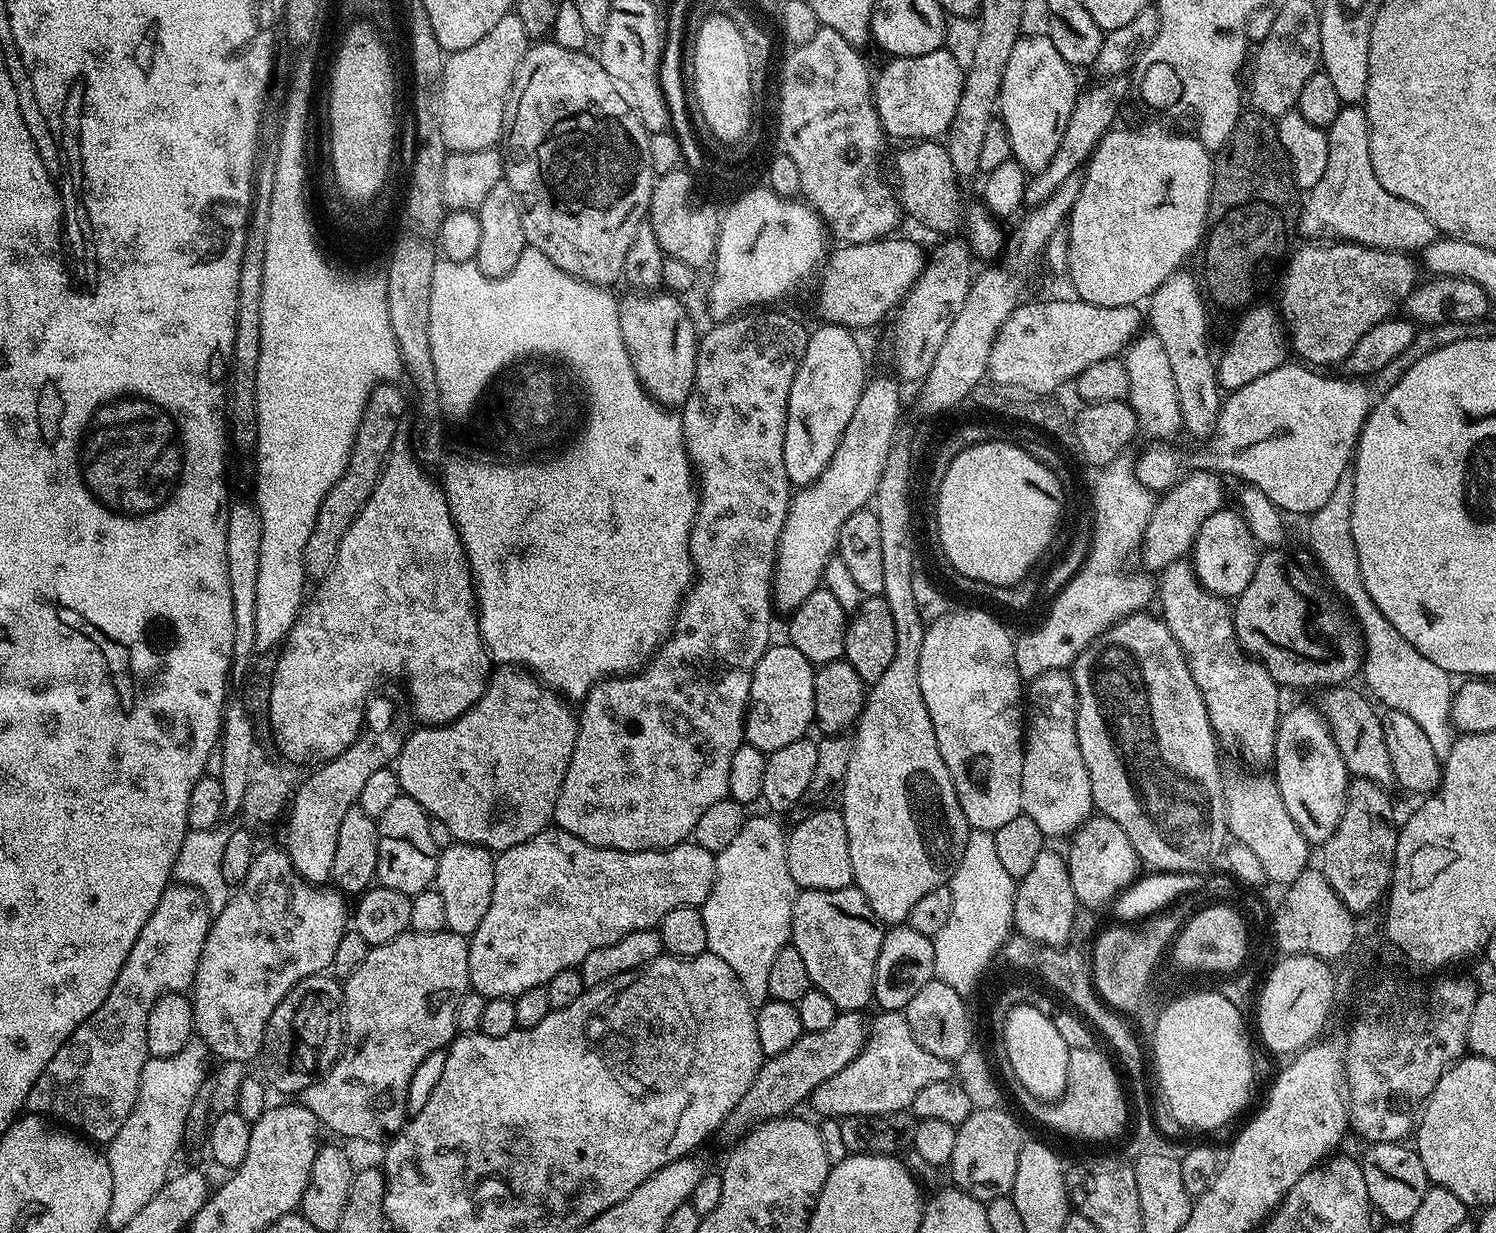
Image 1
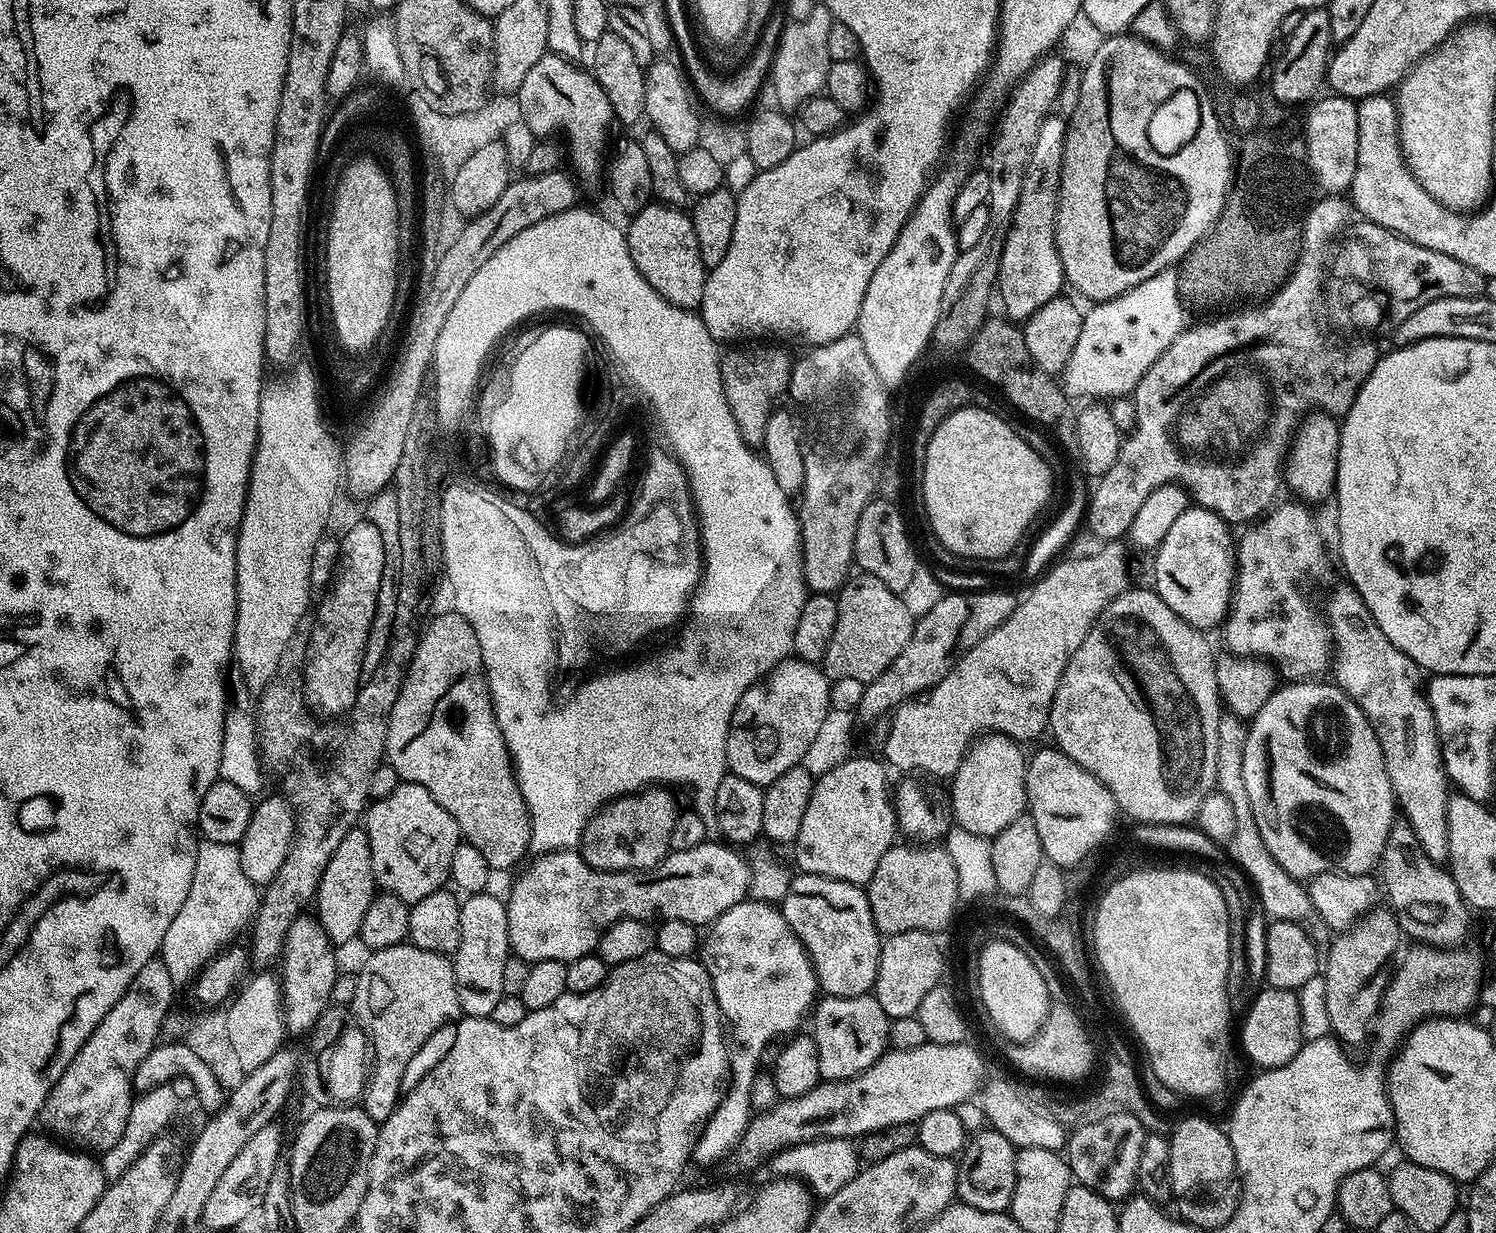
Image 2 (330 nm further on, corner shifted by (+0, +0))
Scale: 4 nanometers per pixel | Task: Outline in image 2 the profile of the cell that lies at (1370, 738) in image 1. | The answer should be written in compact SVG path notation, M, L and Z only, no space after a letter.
M1407 822L1393 823L1390 834L1386 838L1384 853L1380 855L1378 865L1379 879L1382 881L1382 892L1388 895L1387 903L1391 911L1395 913L1396 921L1401 929L1413 936L1413 941L1425 942L1430 946L1454 946L1468 930L1469 905L1465 904L1458 886L1454 882L1451 871L1447 867L1441 866L1437 861L1429 858L1426 850L1418 842L1414 830Z

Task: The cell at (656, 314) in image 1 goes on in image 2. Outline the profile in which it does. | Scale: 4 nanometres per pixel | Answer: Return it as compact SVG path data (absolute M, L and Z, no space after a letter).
M649 202L631 217L629 224L632 225L626 228L628 249L630 258L634 258L634 266L638 266L638 274L642 274L642 278L646 278L646 282L674 306L699 309L706 269L702 254L698 254L698 237L691 215L670 205Z

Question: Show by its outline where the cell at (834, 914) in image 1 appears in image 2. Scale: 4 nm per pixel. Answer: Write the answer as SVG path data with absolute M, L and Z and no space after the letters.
M796 874L791 877L782 911L804 944L816 972L817 985L827 995L866 996L875 989L882 937L876 930L867 891L861 885L825 876Z

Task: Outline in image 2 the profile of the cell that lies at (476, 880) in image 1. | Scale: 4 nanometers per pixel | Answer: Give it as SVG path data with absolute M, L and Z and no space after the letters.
M491 891L473 892L461 903L460 917L462 918L462 942L454 953L456 970L456 985L458 986L458 1002L464 1016L491 1017L498 998L504 996L502 990L502 969L510 955L508 946L508 906L503 899L491 896Z

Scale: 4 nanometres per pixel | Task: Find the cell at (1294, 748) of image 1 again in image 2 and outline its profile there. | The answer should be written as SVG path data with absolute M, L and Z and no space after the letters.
M1288 682L1285 686L1277 687L1276 691L1272 693L1269 700L1264 703L1262 710L1258 710L1256 716L1251 717L1248 724L1248 737L1246 738L1246 750L1244 751L1244 757L1242 758L1242 778L1246 778L1246 794L1250 794L1250 806L1252 807L1252 813L1254 814L1254 822L1258 822L1258 830L1262 834L1262 842L1266 842L1266 850L1270 850L1270 854L1276 859L1278 864L1282 866L1284 870L1292 875L1295 880L1304 882L1309 878L1317 876L1322 872L1344 872L1348 876L1362 876L1371 873L1373 869L1380 863L1380 855L1384 853L1384 847L1386 846L1386 838L1390 834L1394 823L1394 817L1392 817L1392 810L1397 809L1397 803L1392 795L1392 783L1390 778L1386 774L1386 762L1382 758L1382 746L1378 742L1378 738L1374 734L1374 730L1370 726L1370 722L1366 718L1366 714L1362 714L1362 710L1359 706L1348 697L1344 691L1336 687L1335 683L1328 682L1328 684L1308 684L1312 682Z

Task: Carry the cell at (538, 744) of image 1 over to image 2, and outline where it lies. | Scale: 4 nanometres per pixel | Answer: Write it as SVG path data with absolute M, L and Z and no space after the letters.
M449 610L449 612L442 613L441 616L434 617L419 633L416 649L412 655L411 662L408 664L408 671L404 673L404 684L400 688L400 693L394 702L392 713L388 719L386 760L387 763L392 765L394 771L399 774L403 783L426 786L426 790L430 790L434 802L438 802L438 806L442 806L442 810L446 810L446 814L450 814L450 818L454 818L454 822L458 822L458 830L461 837L470 846L474 846L482 854L482 857L486 858L490 869L512 868L524 855L529 855L532 847L532 823L530 822L528 807L520 793L512 756L508 753L508 747L502 738L502 730L498 726L496 715L492 709L492 695L488 689L488 673L484 670L482 650L478 646L478 638L474 634L474 626L470 626L470 622L466 622L464 615L458 611Z

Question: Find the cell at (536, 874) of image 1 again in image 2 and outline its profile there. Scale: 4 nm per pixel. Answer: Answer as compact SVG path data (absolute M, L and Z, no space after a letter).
M705 842L694 846L694 850L682 850L681 852L669 851L664 857L662 863L654 868L649 868L642 872L607 872L606 870L598 870L592 868L584 861L579 851L570 848L560 848L556 852L546 852L535 857L536 861L517 878L512 884L512 893L506 896L508 906L508 946L513 956L520 956L523 960L528 961L529 965L537 964L543 960L557 960L563 964L568 964L572 960L577 960L583 956L593 955L599 949L602 934L610 926L614 926L614 922L619 920L646 920L662 921L662 920L681 920L682 922L690 922L697 926L711 925L722 914L726 914L726 910L730 910L730 906L741 904L749 895L749 883L751 880L751 871L749 861L743 860L739 856L735 847L729 846L724 842Z

